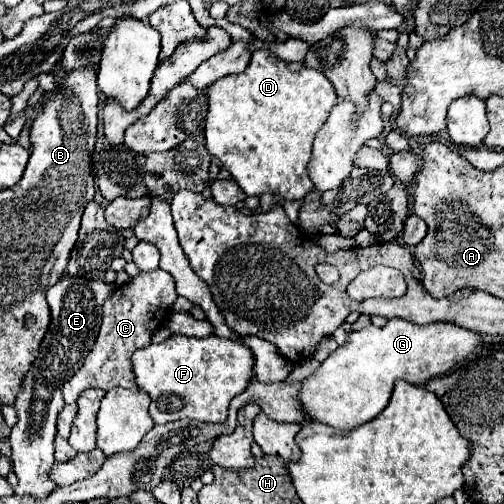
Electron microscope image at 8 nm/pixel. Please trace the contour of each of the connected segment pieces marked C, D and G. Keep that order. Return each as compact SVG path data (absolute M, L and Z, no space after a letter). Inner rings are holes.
M162 269L140 273L138 277L130 279L128 285L116 287L114 293L102 305L102 325L92 351L88 353L78 373L64 383L64 401L76 403L78 395L90 387L104 391L110 391L114 387L138 389L136 375L132 369L132 353L140 347L150 345L150 337L154 333L154 317L156 321L164 321L172 303L174 303L174 279Z
M260 49L252 53L250 65L242 73L218 79L206 89L206 95L206 147L232 173L246 195L260 197L262 193L276 193L280 199L304 199L314 189L306 171L312 153L312 141L338 101L332 83L320 71L308 67L290 71L288 65L270 49Z
M390 319L384 327L368 325L360 331L350 331L346 333L346 343L332 351L320 367L306 377L302 383L302 393L300 393L300 403L304 407L304 415L308 415L310 421L318 421L324 425L330 425L334 429L346 431L346 429L356 429L358 425L364 425L366 421L374 419L382 409L388 405L394 381L404 379L414 385L426 385L432 377L446 375L456 363L464 361L476 347L478 347L478 333L462 329L452 323L430 323L430 325L416 325L412 321L404 319Z

